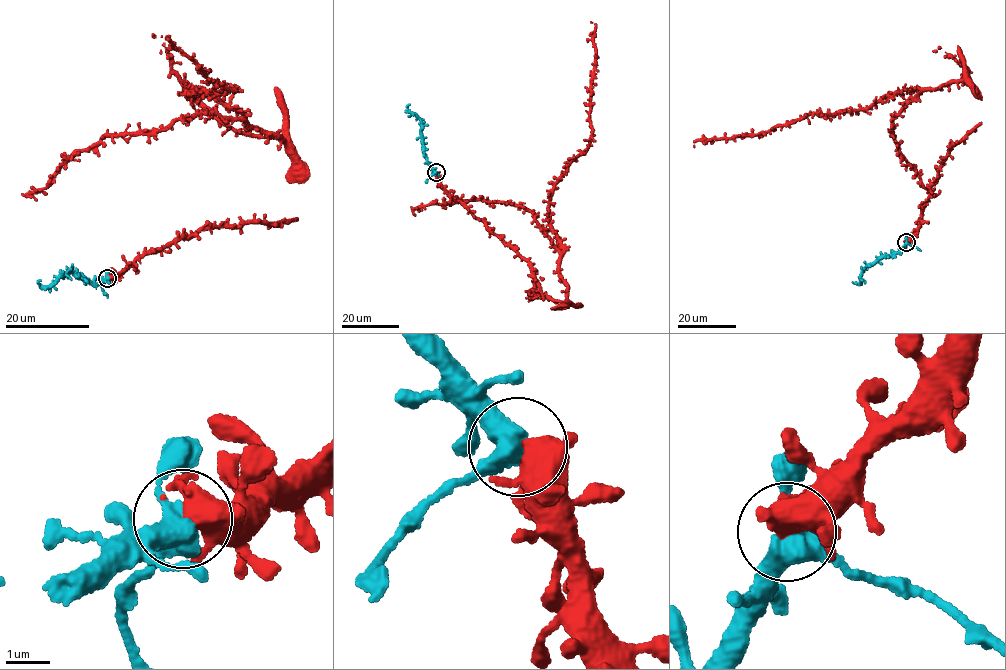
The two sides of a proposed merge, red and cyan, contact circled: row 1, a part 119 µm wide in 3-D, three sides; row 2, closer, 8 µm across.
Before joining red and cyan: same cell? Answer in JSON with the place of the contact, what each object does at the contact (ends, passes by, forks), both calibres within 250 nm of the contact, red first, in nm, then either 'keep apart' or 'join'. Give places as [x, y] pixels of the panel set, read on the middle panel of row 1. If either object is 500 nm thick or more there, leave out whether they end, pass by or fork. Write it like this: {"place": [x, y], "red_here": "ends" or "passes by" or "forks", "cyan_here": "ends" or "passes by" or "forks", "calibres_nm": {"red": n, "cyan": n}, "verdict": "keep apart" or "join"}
{"place": [436, 172], "red_here": "forks", "cyan_here": "forks", "calibres_nm": {"red": 400, "cyan": 440}, "verdict": "join"}

